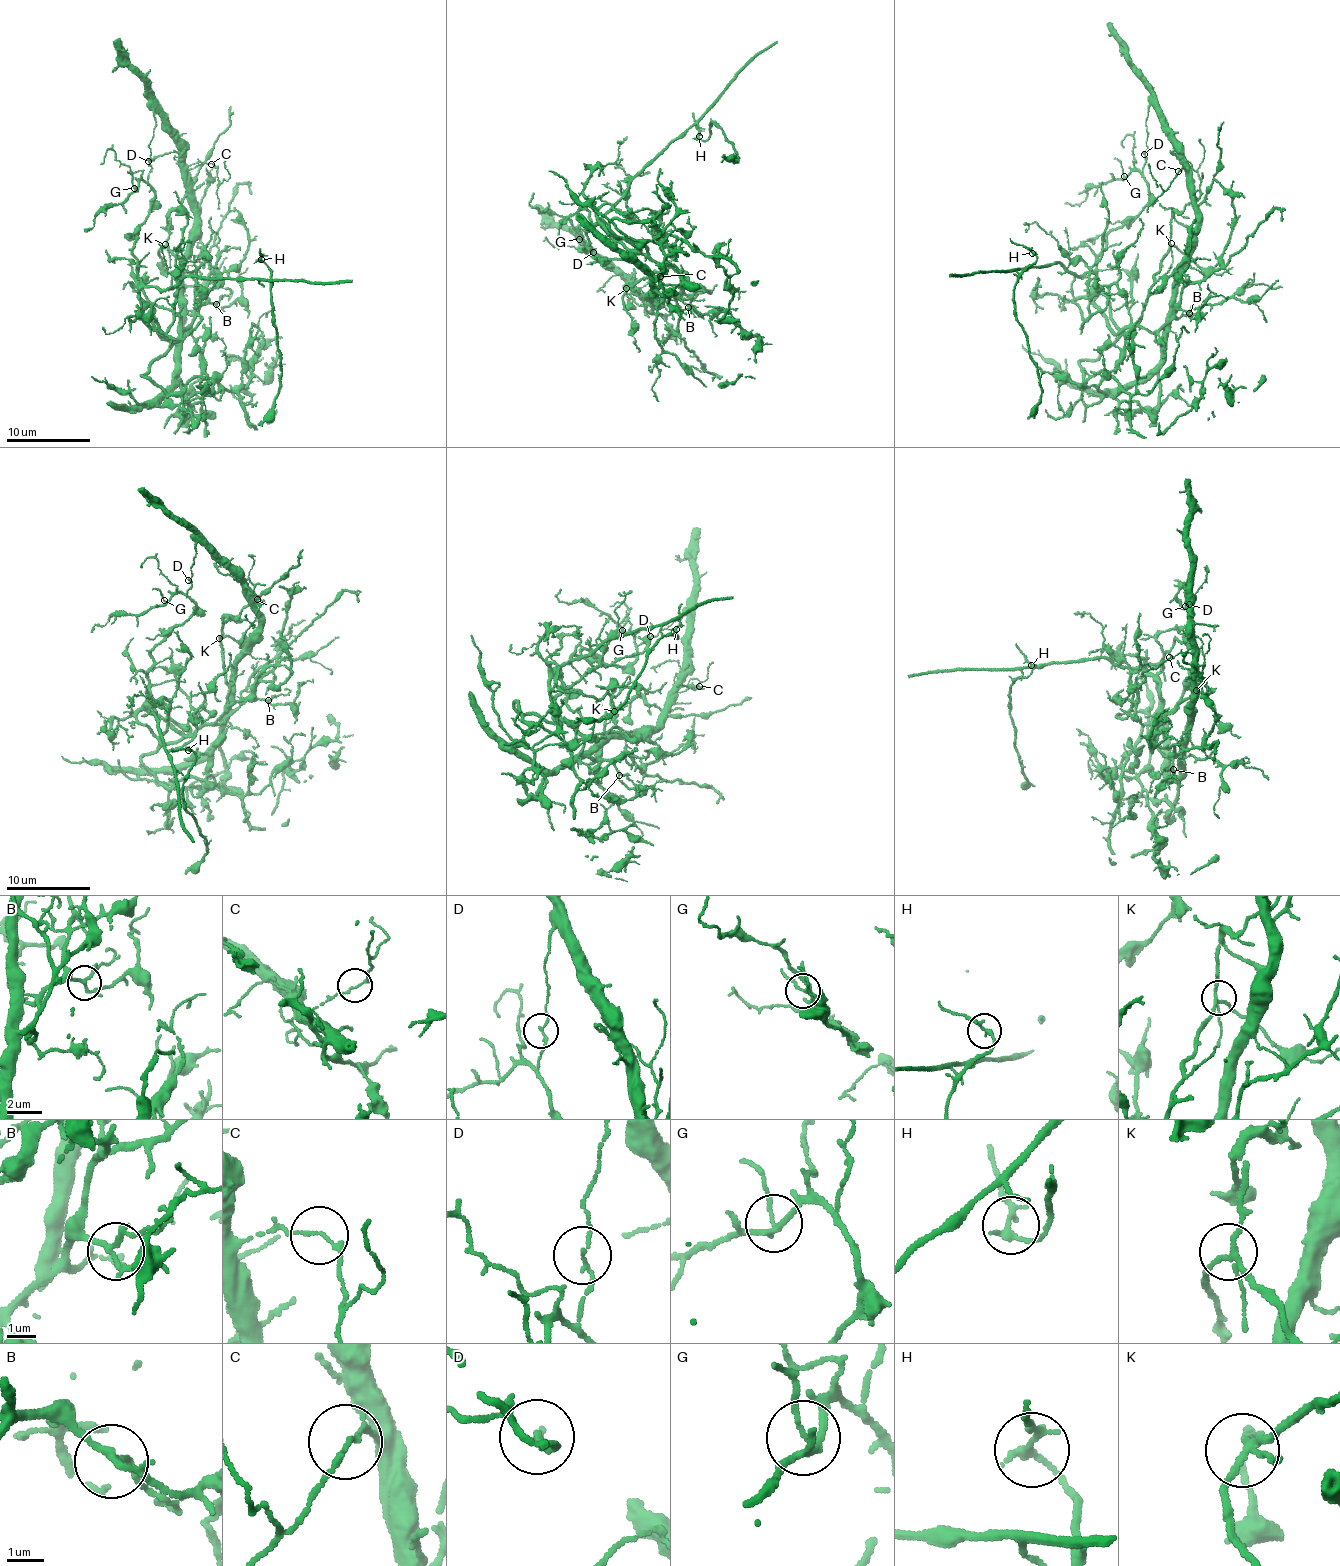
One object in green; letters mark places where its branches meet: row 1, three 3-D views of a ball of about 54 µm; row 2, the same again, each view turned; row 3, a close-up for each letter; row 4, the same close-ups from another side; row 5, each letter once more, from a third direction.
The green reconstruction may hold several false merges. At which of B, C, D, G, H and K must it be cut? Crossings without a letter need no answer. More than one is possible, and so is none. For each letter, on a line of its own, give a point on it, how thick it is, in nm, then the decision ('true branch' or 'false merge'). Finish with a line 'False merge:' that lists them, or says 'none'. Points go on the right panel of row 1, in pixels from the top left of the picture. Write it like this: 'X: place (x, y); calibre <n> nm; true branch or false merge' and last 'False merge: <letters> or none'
B: place (1189, 313); calibre 160 nm; true branch
C: place (1178, 171); calibre 120 nm; true branch
D: place (1144, 154); calibre 120 nm; false merge
G: place (1124, 176); calibre 160 nm; true branch
H: place (1032, 253); calibre 240 nm; true branch
K: place (1171, 243); calibre 170 nm; true branch
False merge: D

